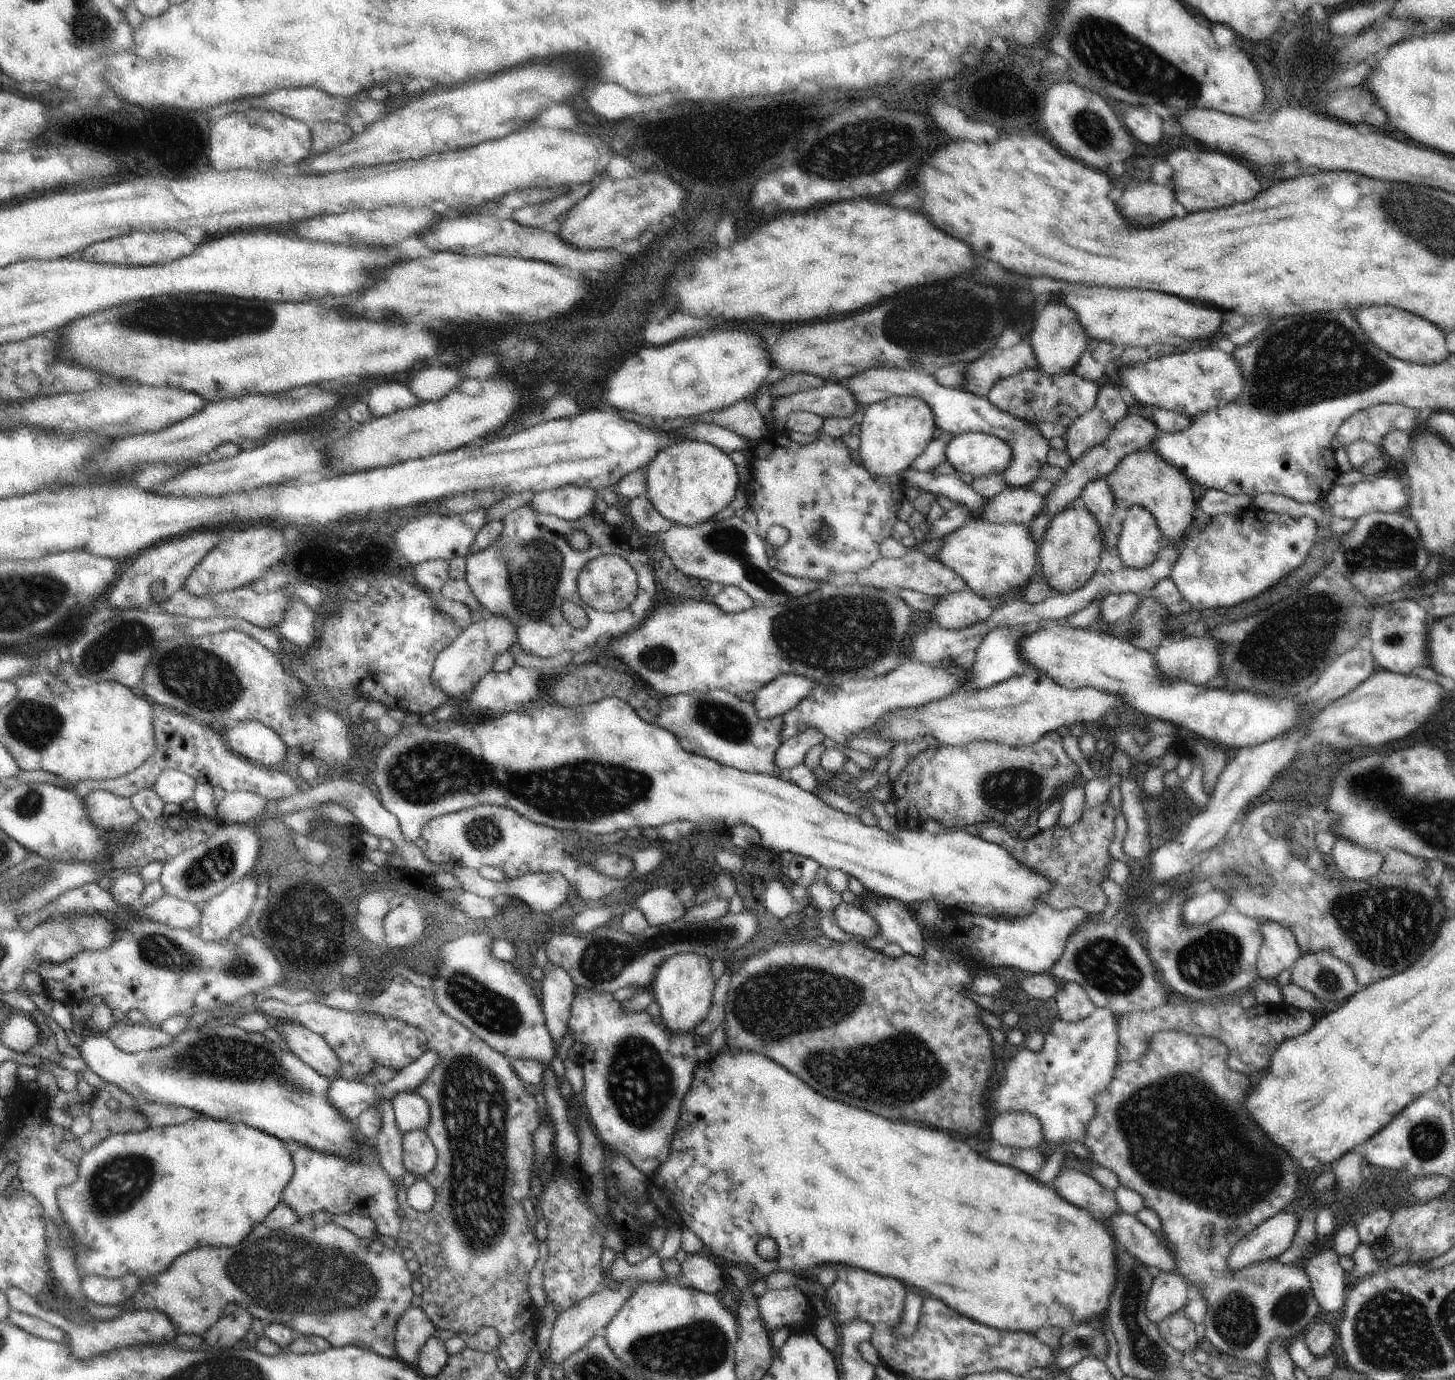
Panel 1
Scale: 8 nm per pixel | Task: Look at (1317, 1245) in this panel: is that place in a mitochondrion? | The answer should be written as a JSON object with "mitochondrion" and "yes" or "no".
{"mitochondrion":"no"}

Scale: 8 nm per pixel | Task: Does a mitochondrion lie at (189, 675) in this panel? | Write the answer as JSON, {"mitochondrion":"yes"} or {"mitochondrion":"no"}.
{"mitochondrion":"yes"}

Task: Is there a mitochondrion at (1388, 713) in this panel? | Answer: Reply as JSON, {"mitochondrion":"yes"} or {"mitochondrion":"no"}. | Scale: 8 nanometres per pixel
{"mitochondrion":"no"}

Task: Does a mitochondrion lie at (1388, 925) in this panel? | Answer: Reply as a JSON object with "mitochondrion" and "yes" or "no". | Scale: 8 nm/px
{"mitochondrion":"yes"}

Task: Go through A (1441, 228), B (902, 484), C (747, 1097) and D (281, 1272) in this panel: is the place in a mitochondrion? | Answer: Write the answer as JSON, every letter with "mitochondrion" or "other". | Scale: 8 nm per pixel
{"A":"mitochondrion","B":"other","C":"other","D":"mitochondrion"}

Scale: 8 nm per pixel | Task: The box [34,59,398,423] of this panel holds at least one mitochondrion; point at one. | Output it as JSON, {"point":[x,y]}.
{"point":[215,320]}

